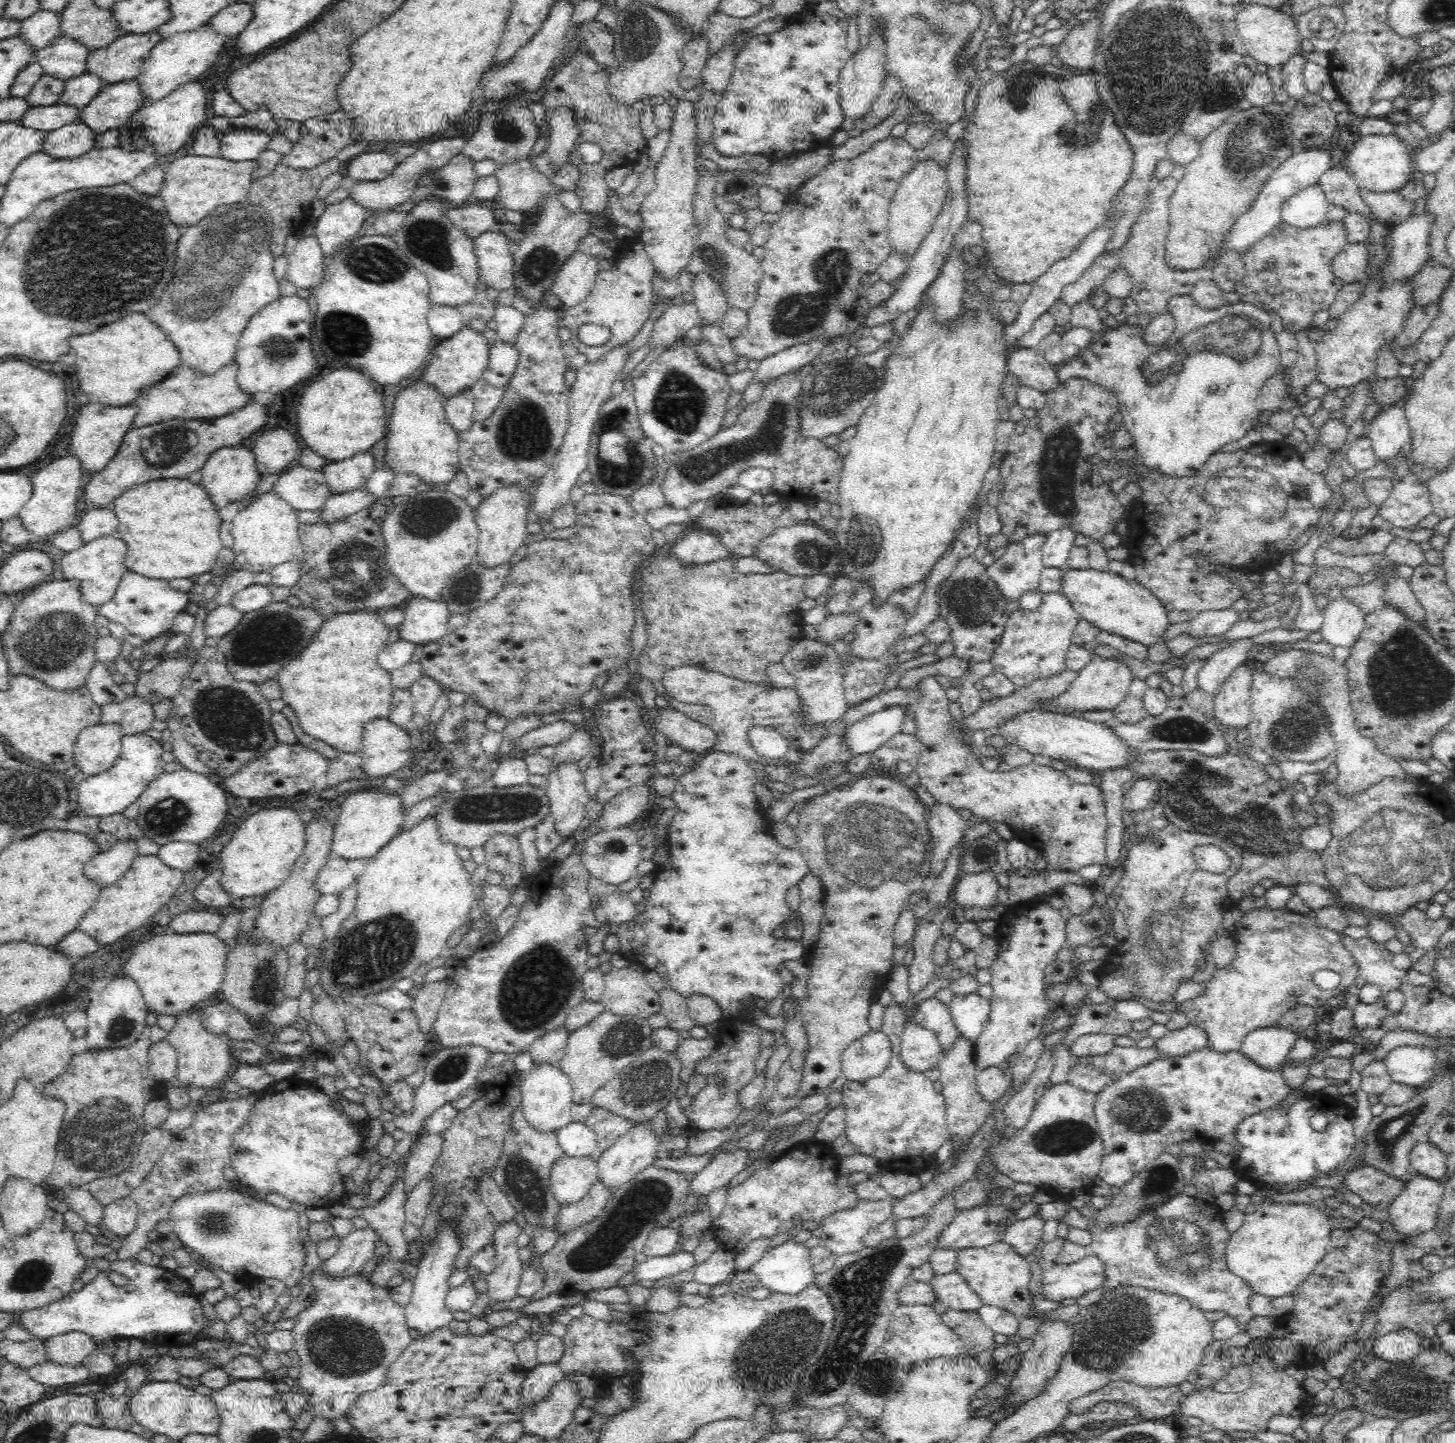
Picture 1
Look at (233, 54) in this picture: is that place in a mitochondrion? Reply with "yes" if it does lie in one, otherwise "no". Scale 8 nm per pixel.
no

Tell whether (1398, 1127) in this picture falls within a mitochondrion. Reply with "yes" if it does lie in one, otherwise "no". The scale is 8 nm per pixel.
yes

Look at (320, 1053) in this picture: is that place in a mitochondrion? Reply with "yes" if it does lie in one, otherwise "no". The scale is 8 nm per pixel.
no

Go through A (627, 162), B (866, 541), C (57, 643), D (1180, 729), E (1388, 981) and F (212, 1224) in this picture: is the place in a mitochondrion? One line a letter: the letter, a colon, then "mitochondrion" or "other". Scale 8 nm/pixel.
A: other
B: mitochondrion
C: mitochondrion
D: mitochondrion
E: other
F: mitochondrion

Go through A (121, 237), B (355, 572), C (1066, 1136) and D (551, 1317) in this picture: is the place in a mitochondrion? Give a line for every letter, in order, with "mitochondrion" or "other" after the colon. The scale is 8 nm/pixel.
A: mitochondrion
B: mitochondrion
C: mitochondrion
D: other

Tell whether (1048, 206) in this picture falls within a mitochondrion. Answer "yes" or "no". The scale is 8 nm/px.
no

